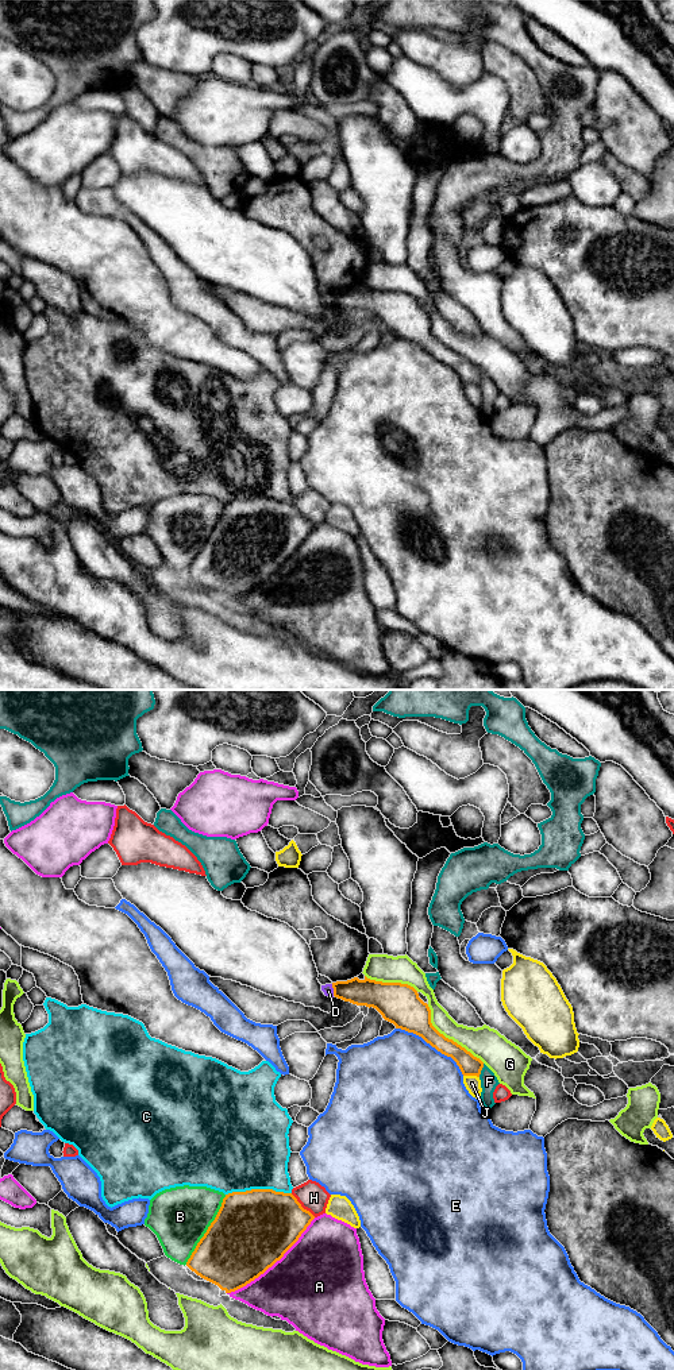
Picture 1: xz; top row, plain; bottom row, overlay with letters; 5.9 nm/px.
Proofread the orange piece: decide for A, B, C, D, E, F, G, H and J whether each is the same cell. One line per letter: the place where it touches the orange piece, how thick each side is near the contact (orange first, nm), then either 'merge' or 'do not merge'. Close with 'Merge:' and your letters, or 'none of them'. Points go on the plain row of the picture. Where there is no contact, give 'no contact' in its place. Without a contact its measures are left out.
A: meets orange in xz at (273, 572); 460 nm thick on the orange side, 480 nm on the other; do not merge
B: meets orange in xz at (207, 539); 460 nm thick on the orange side, 360 nm on the other; do not merge
C: meets orange in xz at (258, 498); 460 nm thick on the orange side, 480 nm on the other; do not merge
D: meets orange in xz at (334, 298); 160 nm thick on the orange side, 60 nm on the other; do not merge
E: meets orange in xz at (432, 355); 220 nm thick on the orange side, 500 nm on the other; do not merge
F: meets orange in xz at (481, 378); 120 nm thick on the orange side, 100 nm on the other; do not merge
G: meets orange in xz at (447, 347); 200 nm thick on the orange side, 200 nm on the other; do not merge
H: meets orange in xz at (301, 516); 420 nm thick on the orange side, 170 nm on the other; do not merge
J: meets orange in xz at (472, 384); 120 nm thick on the orange side, 100 nm on the other; do not merge
Merge: none of them

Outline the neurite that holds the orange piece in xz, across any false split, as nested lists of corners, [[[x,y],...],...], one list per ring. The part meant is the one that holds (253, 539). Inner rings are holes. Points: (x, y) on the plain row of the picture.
[[[228,502],[186,575],[226,602],[235,601],[280,570],[313,528],[292,502]]]

